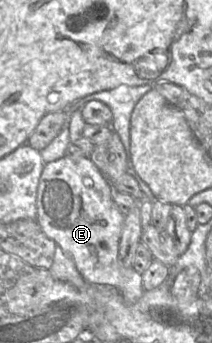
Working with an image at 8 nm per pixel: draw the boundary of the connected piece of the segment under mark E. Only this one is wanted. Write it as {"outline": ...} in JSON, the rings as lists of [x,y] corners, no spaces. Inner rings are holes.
{"outline":[[[68,152],[60,159],[45,163],[43,167],[36,194],[35,219],[43,232],[73,259],[76,268],[88,283],[114,286],[120,291],[127,304],[134,304],[145,290],[142,275],[132,266],[126,266],[119,258],[119,242],[125,215],[115,205],[112,193],[112,184],[90,158]]]}

